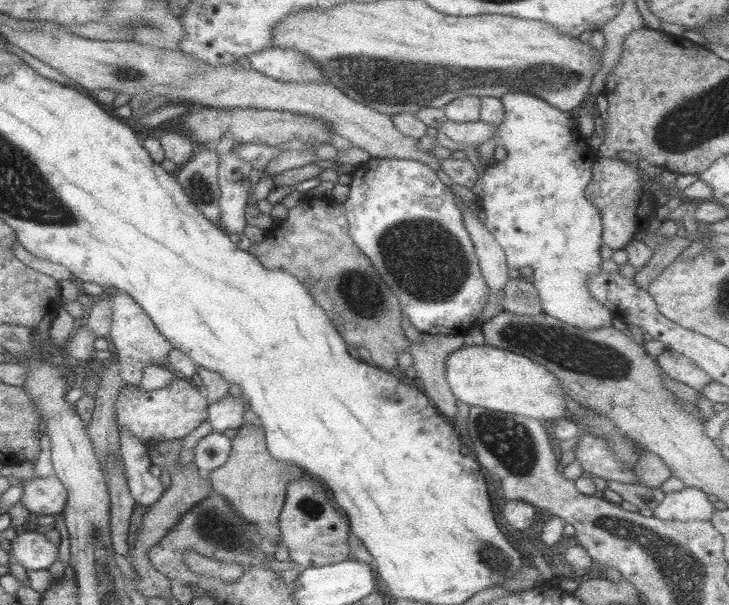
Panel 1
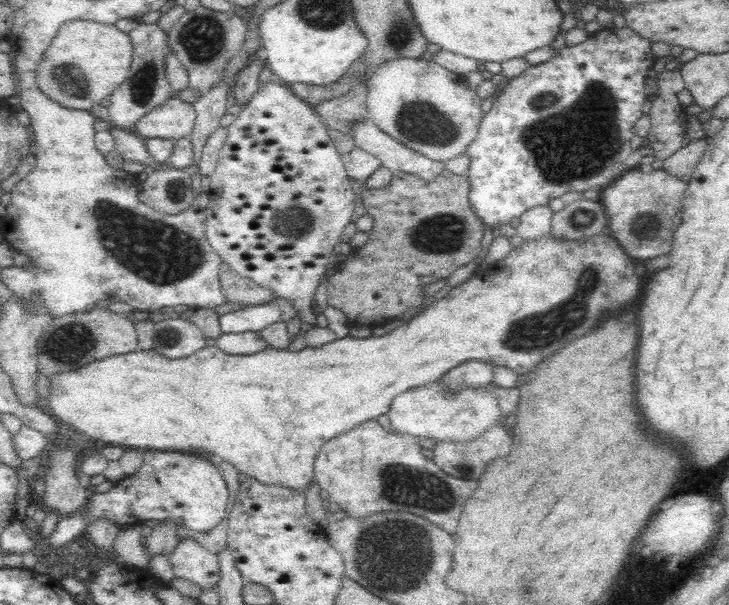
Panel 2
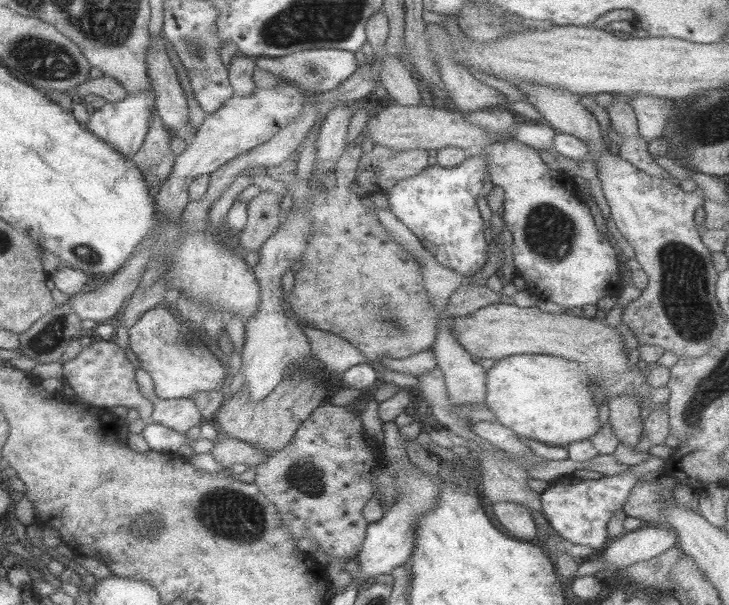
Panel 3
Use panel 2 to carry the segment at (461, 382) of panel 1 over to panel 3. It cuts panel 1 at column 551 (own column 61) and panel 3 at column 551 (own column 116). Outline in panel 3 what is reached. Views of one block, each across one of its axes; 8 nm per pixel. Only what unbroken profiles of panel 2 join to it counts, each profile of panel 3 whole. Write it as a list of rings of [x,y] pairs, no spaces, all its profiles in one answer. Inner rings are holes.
[[[513,354],[507,358],[501,358],[495,362],[493,368],[487,370],[487,398],[485,406],[489,412],[493,412],[495,420],[505,426],[507,430],[513,430],[517,436],[533,438],[537,442],[543,442],[547,446],[561,446],[567,448],[573,442],[589,440],[599,432],[599,420],[597,420],[597,404],[593,402],[589,382],[583,380],[583,368],[579,362],[549,356],[549,354]]]

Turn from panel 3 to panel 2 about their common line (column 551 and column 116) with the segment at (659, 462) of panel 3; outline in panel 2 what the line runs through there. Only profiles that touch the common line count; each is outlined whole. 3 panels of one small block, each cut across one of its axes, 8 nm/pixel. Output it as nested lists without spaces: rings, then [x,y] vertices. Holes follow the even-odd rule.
[[[146,450],[144,464],[138,472],[124,476],[108,492],[92,494],[82,512],[60,518],[56,530],[44,542],[44,550],[46,556],[50,556],[50,546],[58,548],[66,546],[72,540],[78,540],[102,520],[114,526],[118,532],[126,530],[128,526],[140,526],[144,522],[154,520],[172,520],[176,526],[184,526],[194,532],[212,532],[218,524],[222,524],[226,516],[228,496],[230,492],[222,478],[222,472],[214,464],[210,464],[210,456],[190,452]]]

